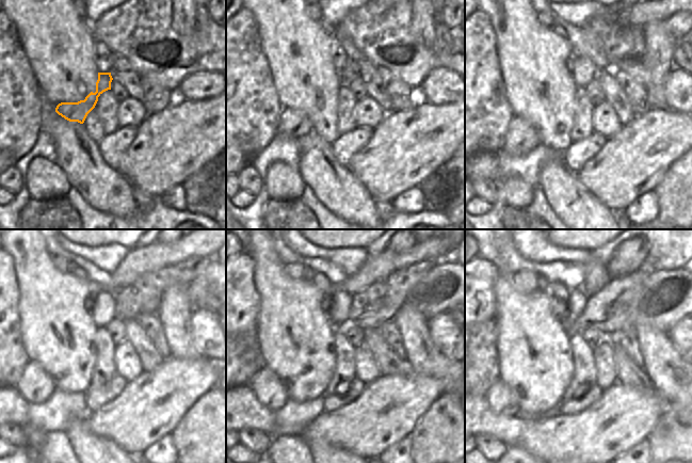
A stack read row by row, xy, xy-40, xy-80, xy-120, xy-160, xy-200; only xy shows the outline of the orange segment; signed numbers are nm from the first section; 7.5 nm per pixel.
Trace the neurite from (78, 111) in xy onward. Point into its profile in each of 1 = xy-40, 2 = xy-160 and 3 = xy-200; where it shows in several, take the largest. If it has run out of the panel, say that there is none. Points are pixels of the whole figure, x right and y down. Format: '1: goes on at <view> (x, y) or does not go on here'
1: goes on at xy-40 (292, 123)
2: goes on at xy-160 (270, 389)
3: goes on at xy-200 (502, 399)

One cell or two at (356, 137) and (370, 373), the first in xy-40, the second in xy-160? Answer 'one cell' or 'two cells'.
two cells

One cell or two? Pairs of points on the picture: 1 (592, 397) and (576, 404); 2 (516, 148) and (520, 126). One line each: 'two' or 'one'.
1: one
2: one

